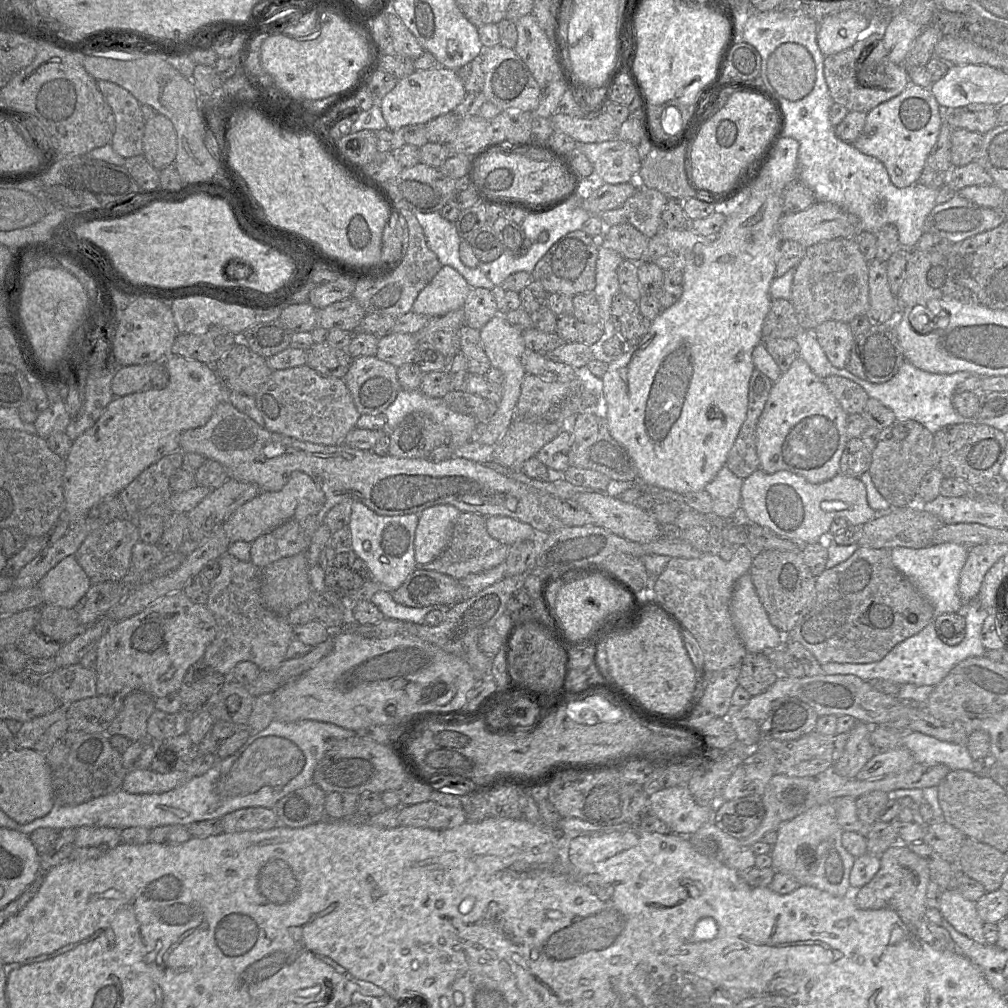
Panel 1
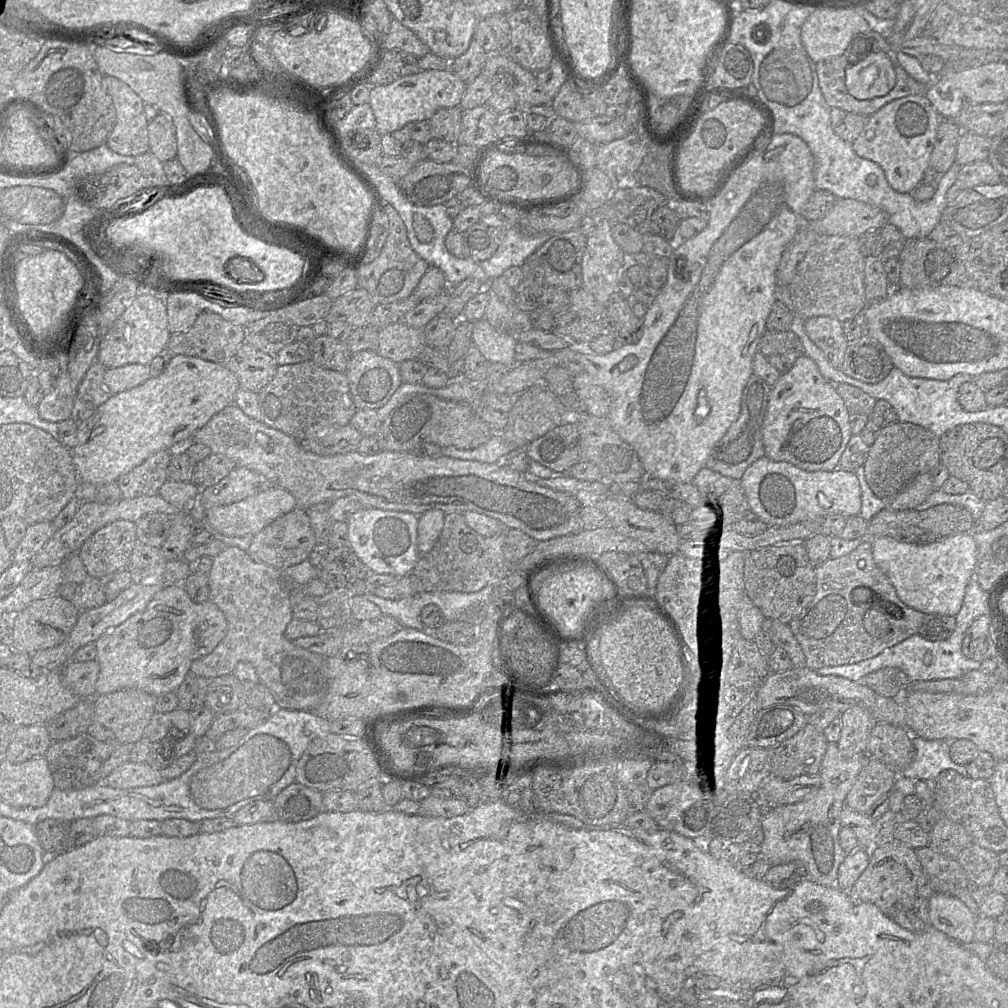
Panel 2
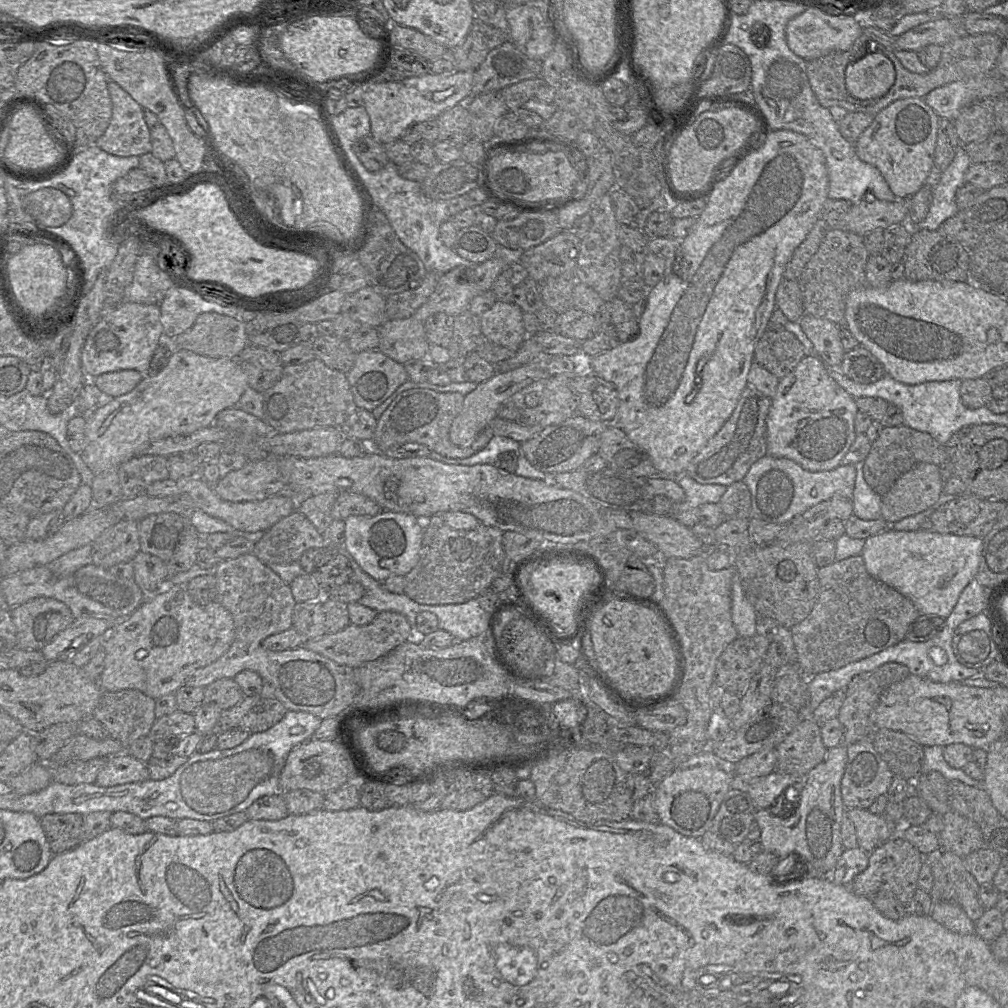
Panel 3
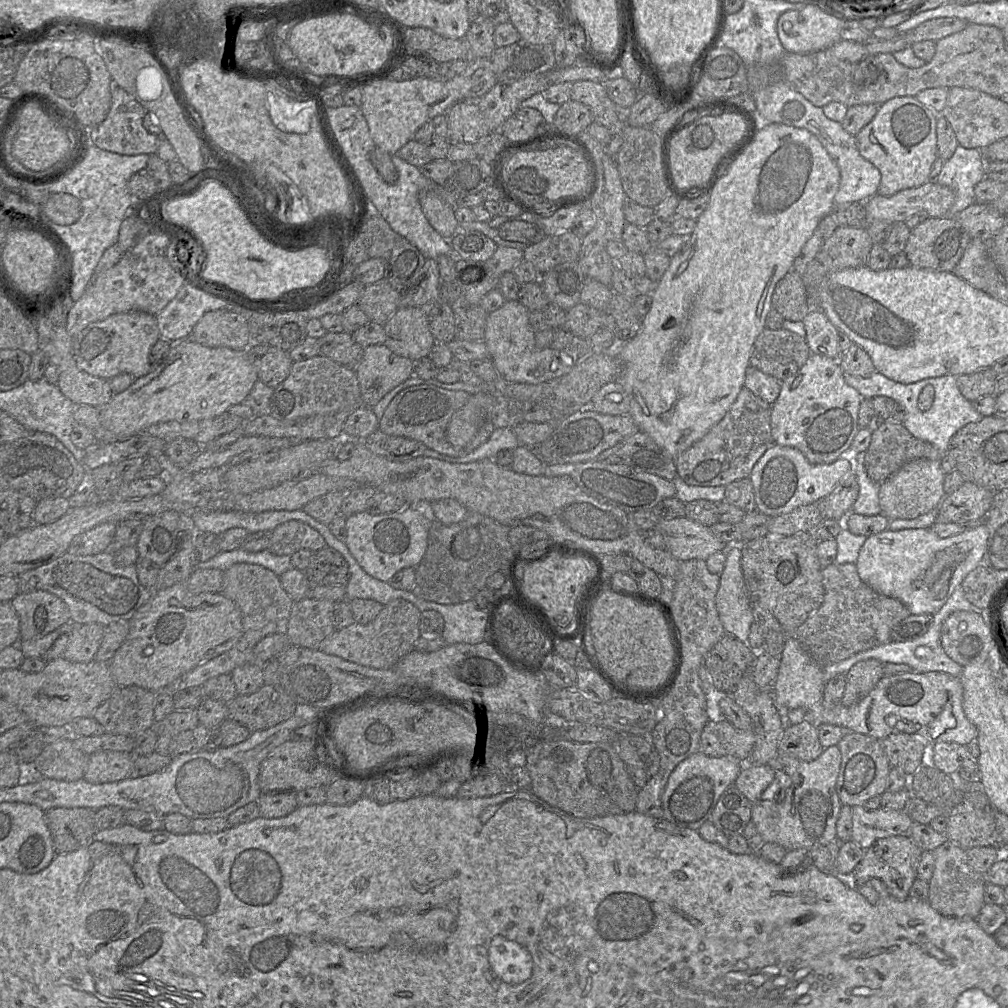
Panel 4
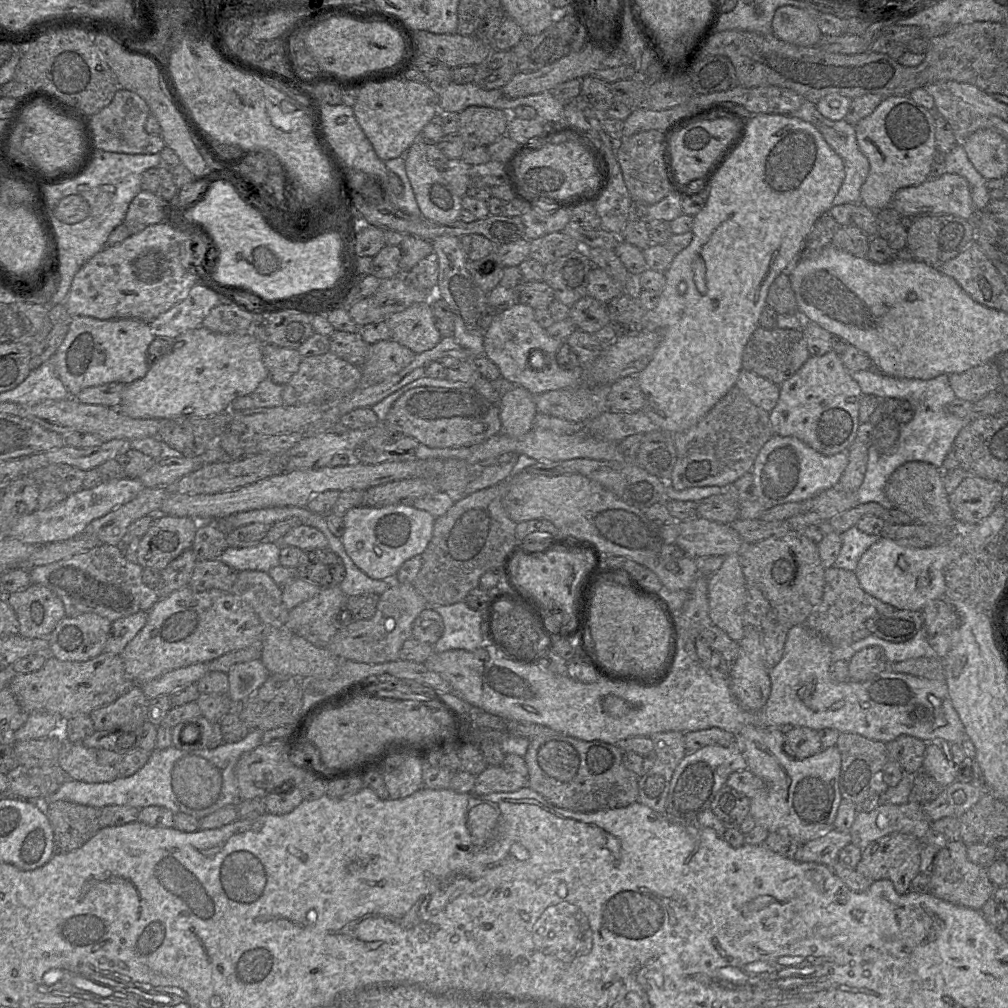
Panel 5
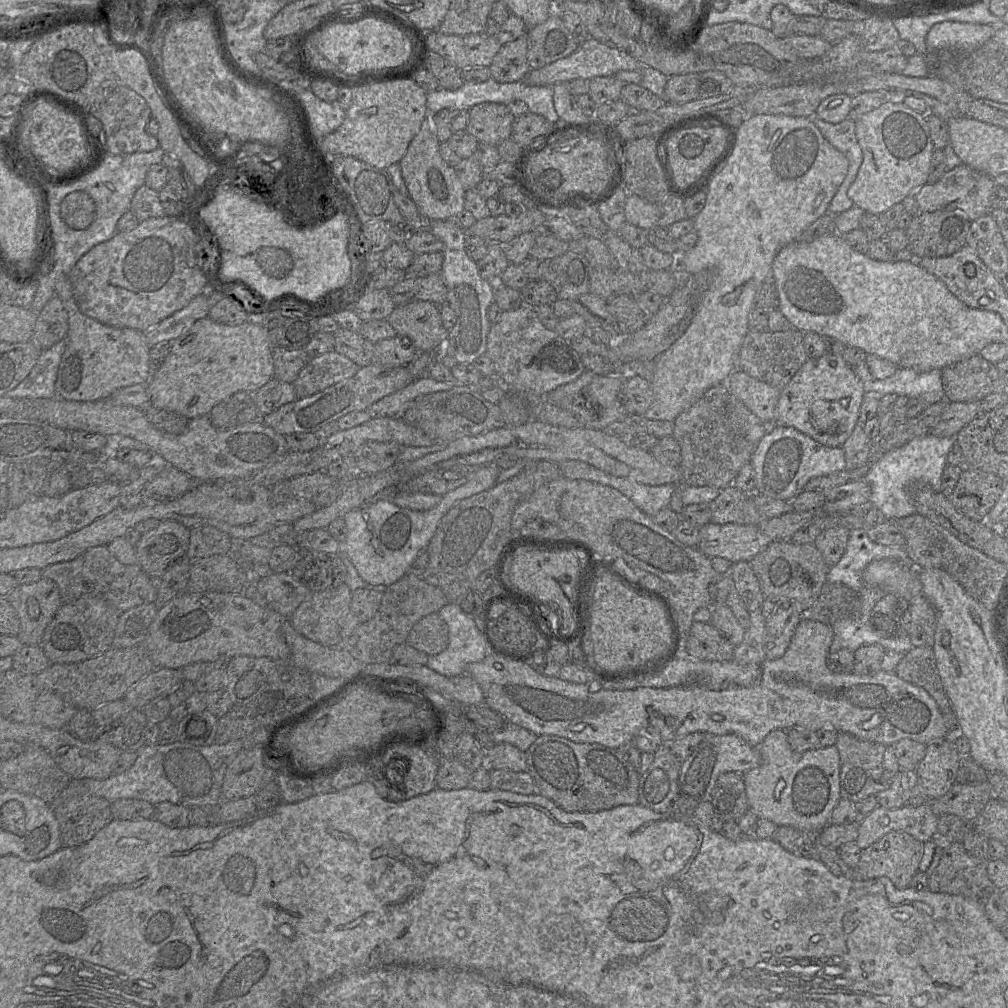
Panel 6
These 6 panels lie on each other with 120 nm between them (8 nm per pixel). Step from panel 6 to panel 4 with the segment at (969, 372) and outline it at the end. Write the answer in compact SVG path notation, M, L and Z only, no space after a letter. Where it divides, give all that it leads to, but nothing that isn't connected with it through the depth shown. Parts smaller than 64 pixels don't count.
M990 367L957 377L957 386L965 399L974 402L985 396L996 396L996 383L1000 376Z

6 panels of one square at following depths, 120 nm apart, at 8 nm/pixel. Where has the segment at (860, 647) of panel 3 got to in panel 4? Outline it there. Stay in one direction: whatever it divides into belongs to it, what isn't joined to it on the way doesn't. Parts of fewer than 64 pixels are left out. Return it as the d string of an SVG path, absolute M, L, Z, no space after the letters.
M833 563L822 568L822 583L824 598L820 607L793 634L786 634L796 638L820 667L842 661L858 652L891 641L890 632L892 628L911 615L909 609L901 601L885 596L864 583L858 574L856 563Z

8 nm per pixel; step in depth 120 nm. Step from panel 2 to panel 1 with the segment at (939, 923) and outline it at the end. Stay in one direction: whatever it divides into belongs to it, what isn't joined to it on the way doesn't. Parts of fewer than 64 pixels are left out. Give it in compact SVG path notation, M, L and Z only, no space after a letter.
M944 890L941 895L939 911L956 931L984 945L984 922L978 915L976 903L966 900L960 893Z

